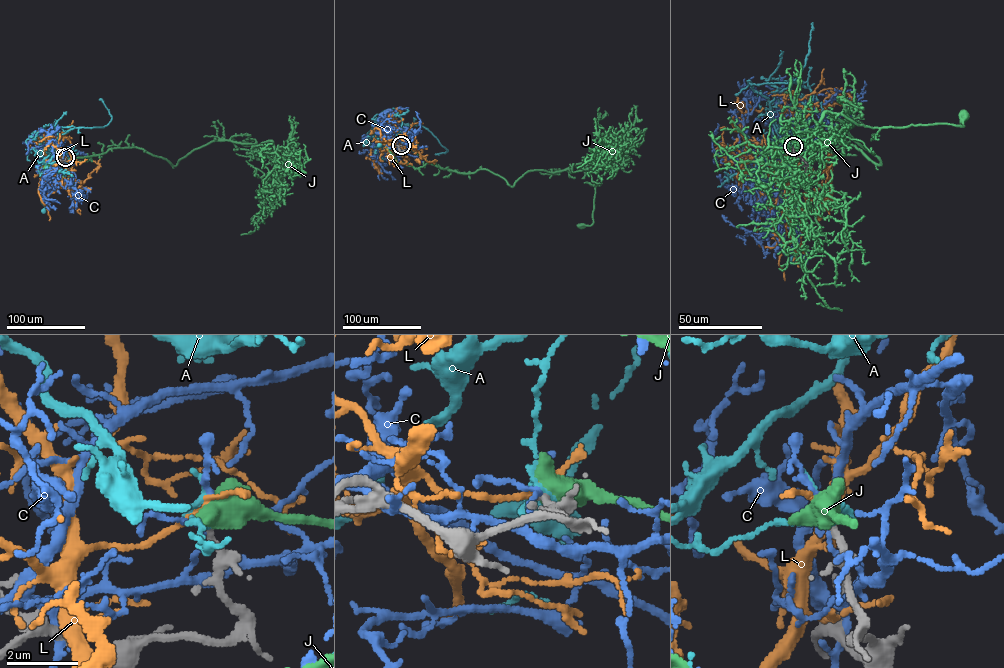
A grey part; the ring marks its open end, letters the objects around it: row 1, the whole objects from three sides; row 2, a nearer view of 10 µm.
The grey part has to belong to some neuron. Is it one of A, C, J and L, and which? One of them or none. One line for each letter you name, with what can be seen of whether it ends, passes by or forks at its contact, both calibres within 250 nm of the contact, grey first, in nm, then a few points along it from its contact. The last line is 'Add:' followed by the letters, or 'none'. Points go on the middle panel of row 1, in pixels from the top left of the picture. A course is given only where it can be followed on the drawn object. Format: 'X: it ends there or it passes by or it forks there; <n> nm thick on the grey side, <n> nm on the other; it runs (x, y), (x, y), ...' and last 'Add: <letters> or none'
Add: none

